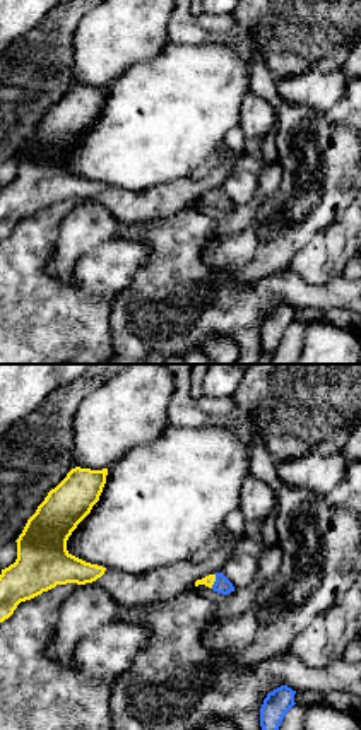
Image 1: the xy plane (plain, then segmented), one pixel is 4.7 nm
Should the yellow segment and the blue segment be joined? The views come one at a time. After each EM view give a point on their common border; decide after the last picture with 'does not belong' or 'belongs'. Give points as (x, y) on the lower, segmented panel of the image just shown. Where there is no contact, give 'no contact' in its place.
meets yellow at (214, 580)

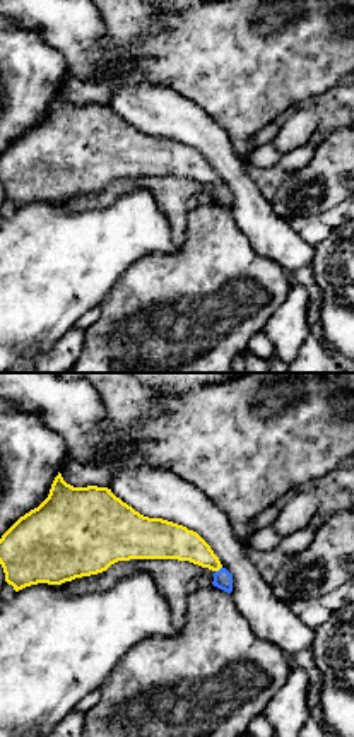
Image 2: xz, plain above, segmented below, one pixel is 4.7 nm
meets yellow at (218, 570)

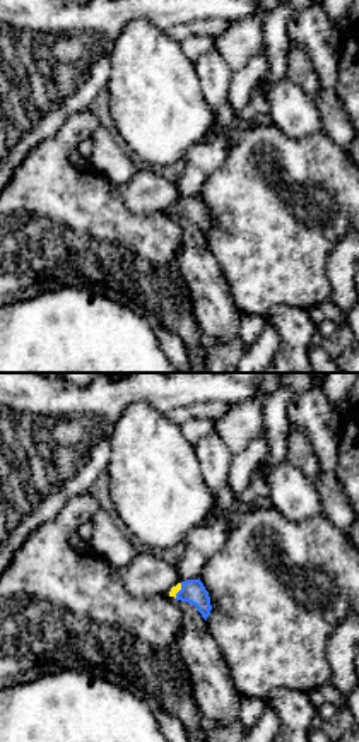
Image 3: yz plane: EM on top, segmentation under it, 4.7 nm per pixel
meets yellow at (180, 588)

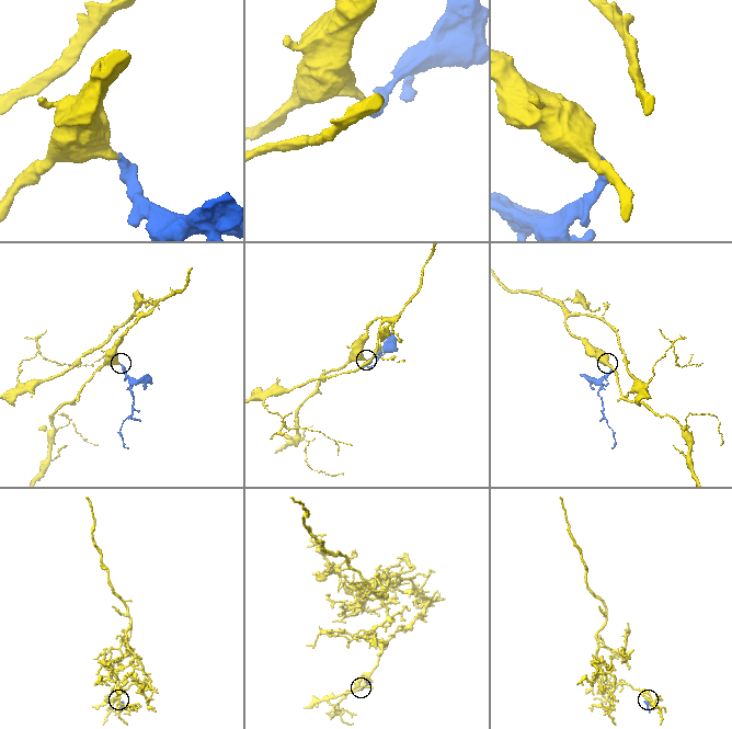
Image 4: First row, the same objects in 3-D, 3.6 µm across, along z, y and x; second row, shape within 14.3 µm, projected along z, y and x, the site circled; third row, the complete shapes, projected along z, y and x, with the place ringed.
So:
belongs

